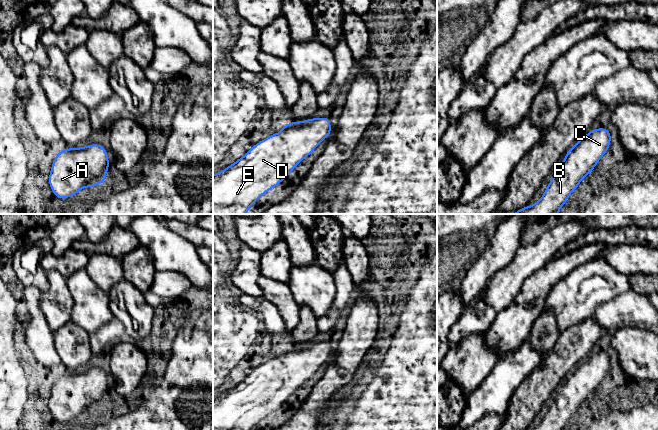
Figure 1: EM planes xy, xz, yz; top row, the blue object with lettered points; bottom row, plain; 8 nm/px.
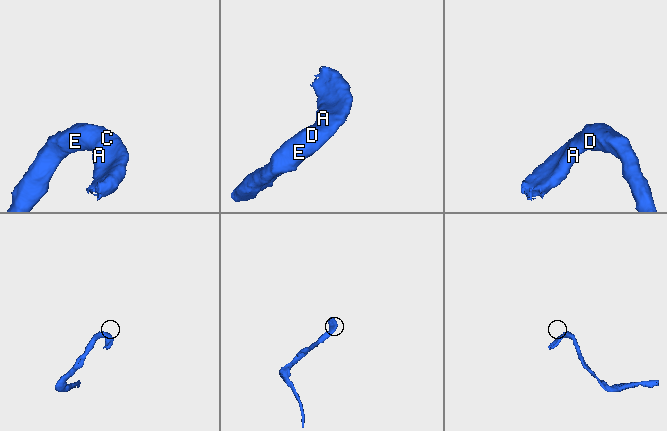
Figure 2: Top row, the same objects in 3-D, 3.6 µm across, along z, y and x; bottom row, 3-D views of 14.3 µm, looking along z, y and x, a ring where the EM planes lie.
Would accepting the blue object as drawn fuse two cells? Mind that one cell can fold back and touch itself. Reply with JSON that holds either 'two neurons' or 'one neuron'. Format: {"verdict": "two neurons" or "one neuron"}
{"verdict": "one neuron"}

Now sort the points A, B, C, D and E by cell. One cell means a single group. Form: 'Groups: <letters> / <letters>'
Groups: A B C D E

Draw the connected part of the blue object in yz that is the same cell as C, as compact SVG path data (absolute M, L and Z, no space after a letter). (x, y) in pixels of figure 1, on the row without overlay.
M608 353L590 354L567 375L565 384L559 387L557 397L541 423L531 430L563 430L581 404L594 394L610 367L611 357Z

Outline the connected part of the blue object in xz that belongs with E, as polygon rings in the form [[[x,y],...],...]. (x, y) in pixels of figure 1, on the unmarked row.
[[[330,341],[287,347],[279,357],[272,358],[255,368],[235,387],[213,399],[213,430],[252,430],[262,419],[282,406],[304,382],[317,372],[322,364],[330,359],[331,355]]]

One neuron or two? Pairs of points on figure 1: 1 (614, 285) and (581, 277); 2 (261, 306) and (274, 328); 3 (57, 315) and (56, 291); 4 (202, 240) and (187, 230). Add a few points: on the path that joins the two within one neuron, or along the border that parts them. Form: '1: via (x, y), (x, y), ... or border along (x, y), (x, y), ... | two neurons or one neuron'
1: via (606, 283), (589, 283) | one neuron
2: via (266, 311), (274, 323) | one neuron
3: via (57, 309), (56, 297) | one neuron
4: via (198, 237), (191, 232) | one neuron

